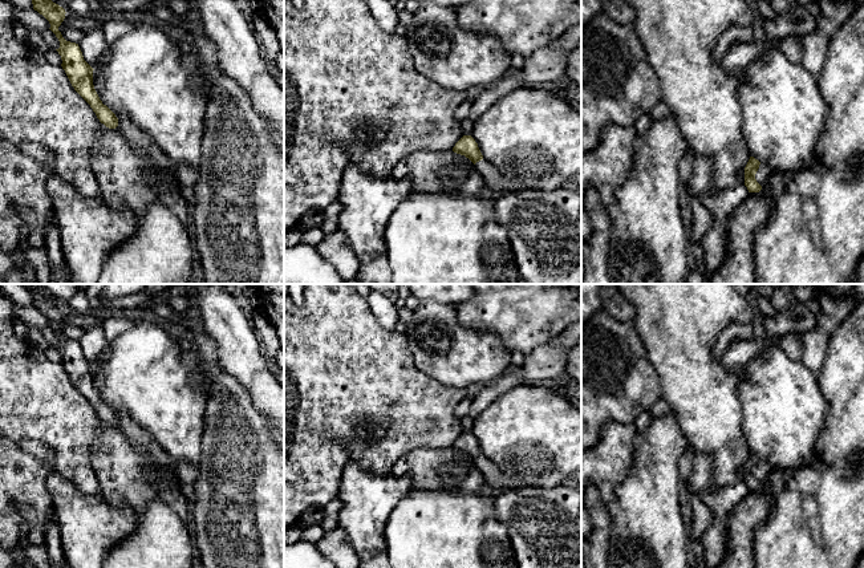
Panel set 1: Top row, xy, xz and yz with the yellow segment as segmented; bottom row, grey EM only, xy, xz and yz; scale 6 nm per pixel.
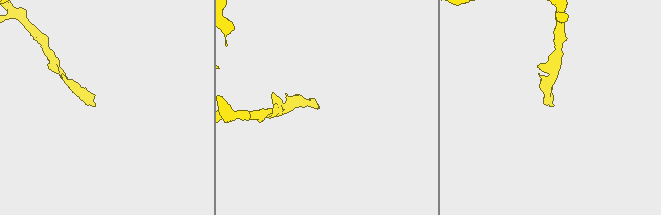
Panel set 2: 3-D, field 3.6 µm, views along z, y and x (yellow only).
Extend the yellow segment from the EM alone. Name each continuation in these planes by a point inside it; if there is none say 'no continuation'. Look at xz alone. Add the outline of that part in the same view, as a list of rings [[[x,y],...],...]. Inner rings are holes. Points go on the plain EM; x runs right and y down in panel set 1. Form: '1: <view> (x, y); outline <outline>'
1: xz (494, 479); outline [[[486,455],[476,459],[474,463],[484,479],[484,487],[488,490],[499,491],[520,488],[524,486],[518,480],[512,479],[511,476],[506,475],[504,472],[502,472],[498,468],[498,466],[494,462],[491,462]]]

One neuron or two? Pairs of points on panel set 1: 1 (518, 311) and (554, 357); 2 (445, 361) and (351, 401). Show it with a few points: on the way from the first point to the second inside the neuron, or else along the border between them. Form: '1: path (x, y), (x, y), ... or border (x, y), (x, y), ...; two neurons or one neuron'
1: border (567, 327), (526, 356); two neurons
2: border (406, 343), (414, 365), (428, 376), (449, 385); two neurons

